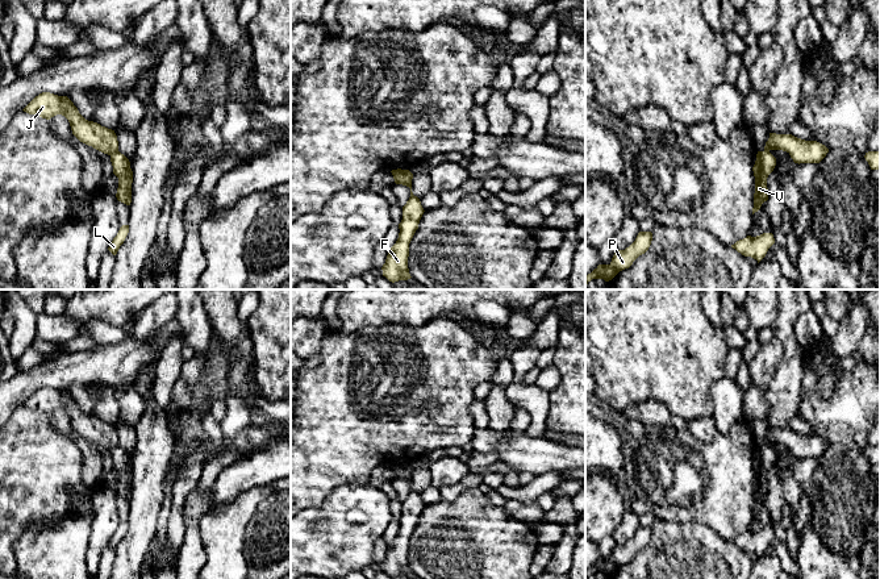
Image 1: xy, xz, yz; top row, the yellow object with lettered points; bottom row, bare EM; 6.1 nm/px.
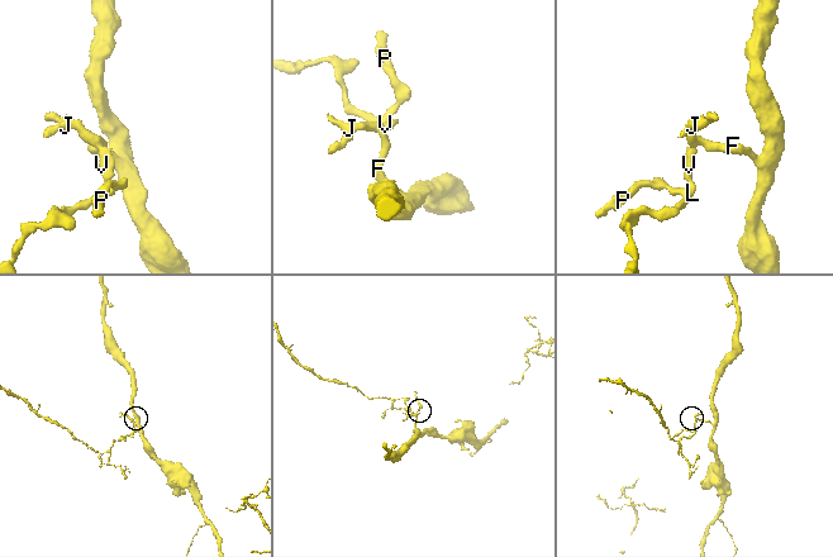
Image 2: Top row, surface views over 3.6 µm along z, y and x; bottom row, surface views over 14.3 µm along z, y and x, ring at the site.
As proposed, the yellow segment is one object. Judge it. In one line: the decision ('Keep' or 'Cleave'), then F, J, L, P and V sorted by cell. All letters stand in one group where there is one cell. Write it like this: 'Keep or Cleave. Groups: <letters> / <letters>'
Cleave. Groups: F J / L P V

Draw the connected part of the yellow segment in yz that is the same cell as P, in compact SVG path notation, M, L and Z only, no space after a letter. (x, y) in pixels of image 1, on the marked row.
M639 232L635 241L625 250L616 250L609 264L599 264L591 274L585 275L585 287L592 279L612 280L620 271L629 268L633 262L645 254L652 241L651 232Z

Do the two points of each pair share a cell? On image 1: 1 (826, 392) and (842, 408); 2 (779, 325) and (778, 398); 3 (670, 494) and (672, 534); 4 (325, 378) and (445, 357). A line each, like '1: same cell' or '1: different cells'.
1: different cells
2: same cell
3: different cells
4: same cell

